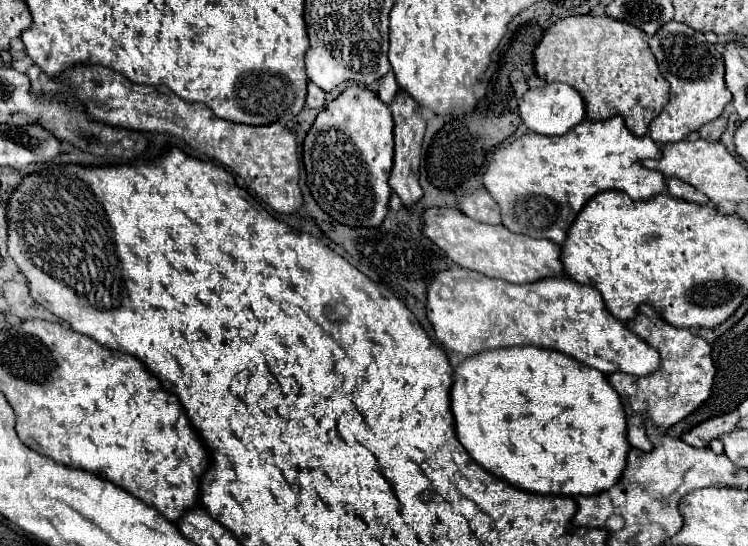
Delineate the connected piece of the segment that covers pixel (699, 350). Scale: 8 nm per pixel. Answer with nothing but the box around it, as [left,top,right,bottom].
[609,305,715,451]

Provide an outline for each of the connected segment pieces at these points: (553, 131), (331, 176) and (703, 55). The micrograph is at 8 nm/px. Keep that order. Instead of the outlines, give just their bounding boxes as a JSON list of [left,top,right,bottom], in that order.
[[519,83,585,135],[303,85,393,227],[649,21,731,143]]

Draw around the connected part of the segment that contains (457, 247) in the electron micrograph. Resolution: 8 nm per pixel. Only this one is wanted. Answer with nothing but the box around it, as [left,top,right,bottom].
[423,209,563,283]

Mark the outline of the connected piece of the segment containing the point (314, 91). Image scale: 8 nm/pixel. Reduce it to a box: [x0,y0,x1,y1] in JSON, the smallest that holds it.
[307,81,325,111]

